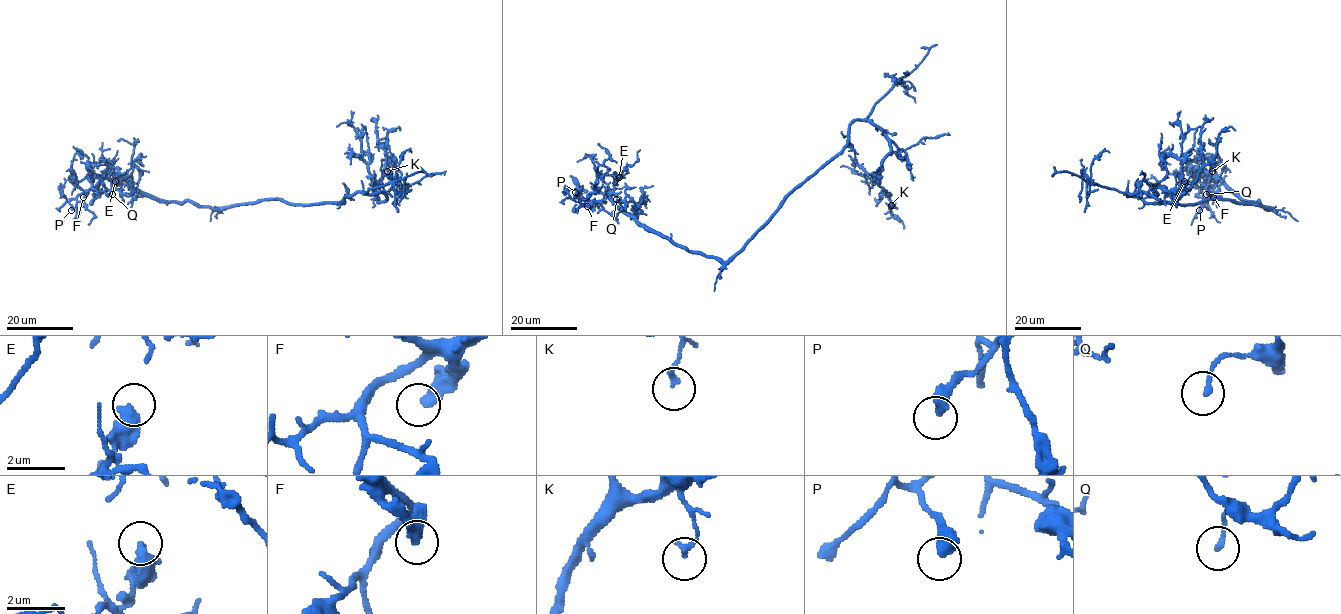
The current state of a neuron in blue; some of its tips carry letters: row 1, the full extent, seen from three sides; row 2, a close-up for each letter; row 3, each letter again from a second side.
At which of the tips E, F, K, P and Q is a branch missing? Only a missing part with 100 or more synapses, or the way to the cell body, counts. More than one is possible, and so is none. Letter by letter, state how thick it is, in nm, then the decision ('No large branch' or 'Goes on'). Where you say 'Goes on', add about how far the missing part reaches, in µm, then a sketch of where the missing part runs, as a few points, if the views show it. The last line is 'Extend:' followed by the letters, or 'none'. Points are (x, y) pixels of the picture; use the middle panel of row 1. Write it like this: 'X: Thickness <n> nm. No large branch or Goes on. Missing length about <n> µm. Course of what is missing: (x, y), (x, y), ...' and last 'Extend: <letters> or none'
E: Thickness 500 nm. No large branch
F: Thickness 400 nm. No large branch
K: Thickness 180 nm. No large branch
P: Thickness 440 nm. No large branch
Q: Thickness 170 nm. No large branch
Extend: none

